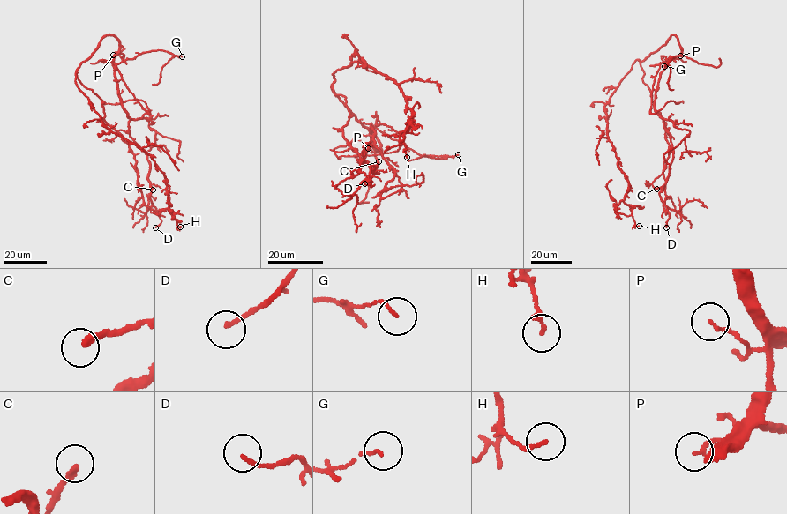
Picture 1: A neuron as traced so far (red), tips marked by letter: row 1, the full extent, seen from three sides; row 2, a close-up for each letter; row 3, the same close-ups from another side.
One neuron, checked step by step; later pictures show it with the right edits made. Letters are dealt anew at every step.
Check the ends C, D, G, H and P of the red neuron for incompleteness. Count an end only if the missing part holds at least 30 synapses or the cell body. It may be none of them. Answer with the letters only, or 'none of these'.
none of these

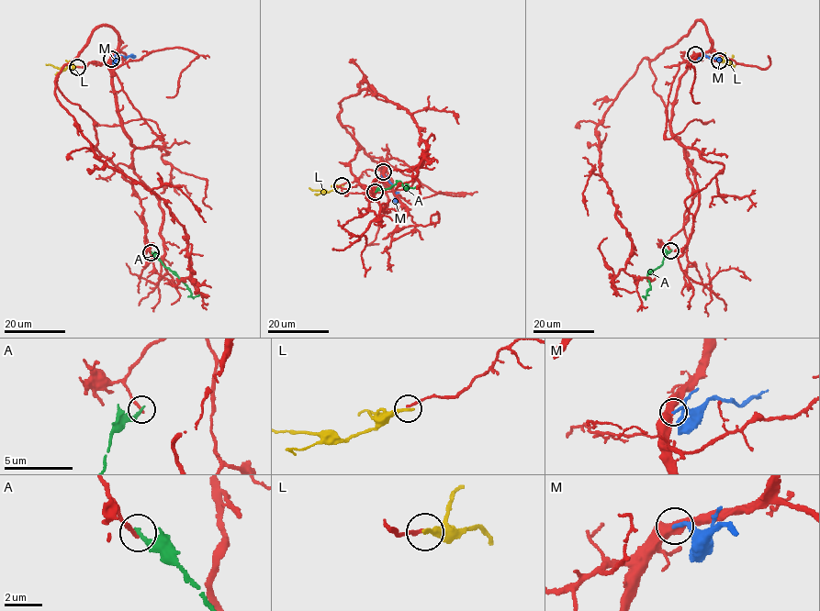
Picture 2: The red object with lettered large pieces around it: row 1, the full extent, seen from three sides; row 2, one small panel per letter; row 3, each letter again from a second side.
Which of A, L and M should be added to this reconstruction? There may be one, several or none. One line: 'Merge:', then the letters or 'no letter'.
Merge: no letter

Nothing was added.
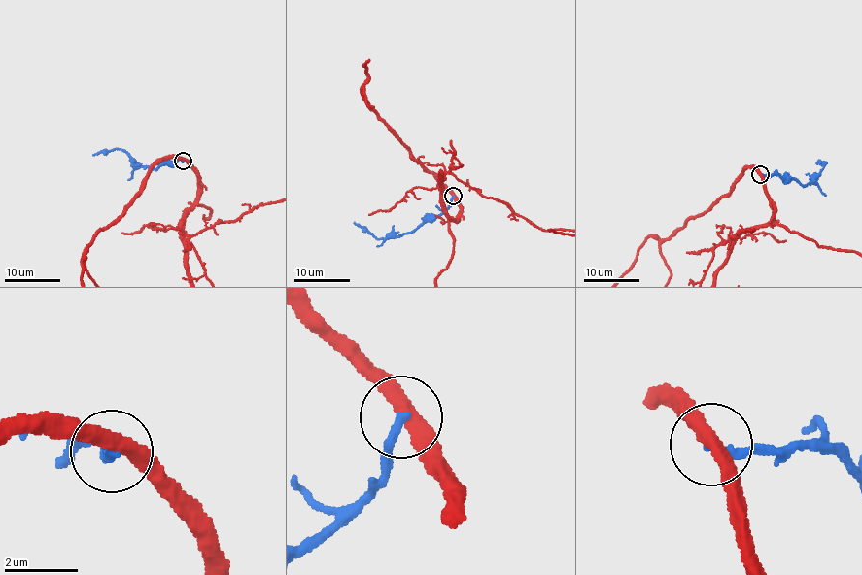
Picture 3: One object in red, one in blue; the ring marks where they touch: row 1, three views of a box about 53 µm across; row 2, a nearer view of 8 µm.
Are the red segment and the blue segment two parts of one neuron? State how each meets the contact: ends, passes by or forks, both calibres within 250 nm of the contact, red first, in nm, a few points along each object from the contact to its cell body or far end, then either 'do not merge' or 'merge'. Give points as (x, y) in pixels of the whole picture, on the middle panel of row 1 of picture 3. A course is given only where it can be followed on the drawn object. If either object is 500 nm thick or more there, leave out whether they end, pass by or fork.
red passes by; blue ends there; 400 nm thick on the red side, 240 nm on the other; blue runs (453, 196), (451, 204), (436, 217), (427, 217), (409, 233), (377, 239), (353, 222); do not merge

